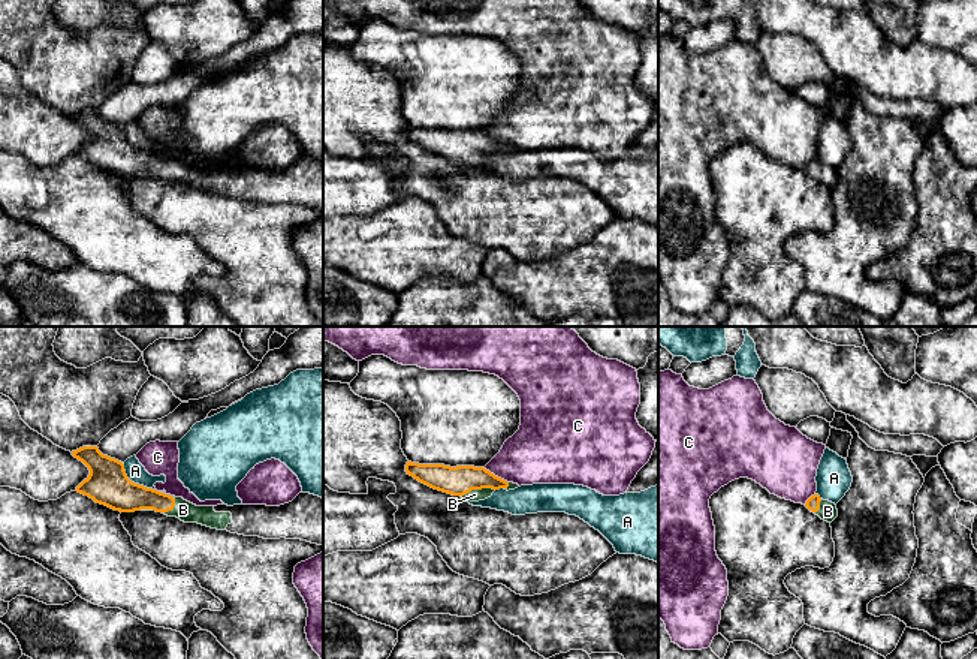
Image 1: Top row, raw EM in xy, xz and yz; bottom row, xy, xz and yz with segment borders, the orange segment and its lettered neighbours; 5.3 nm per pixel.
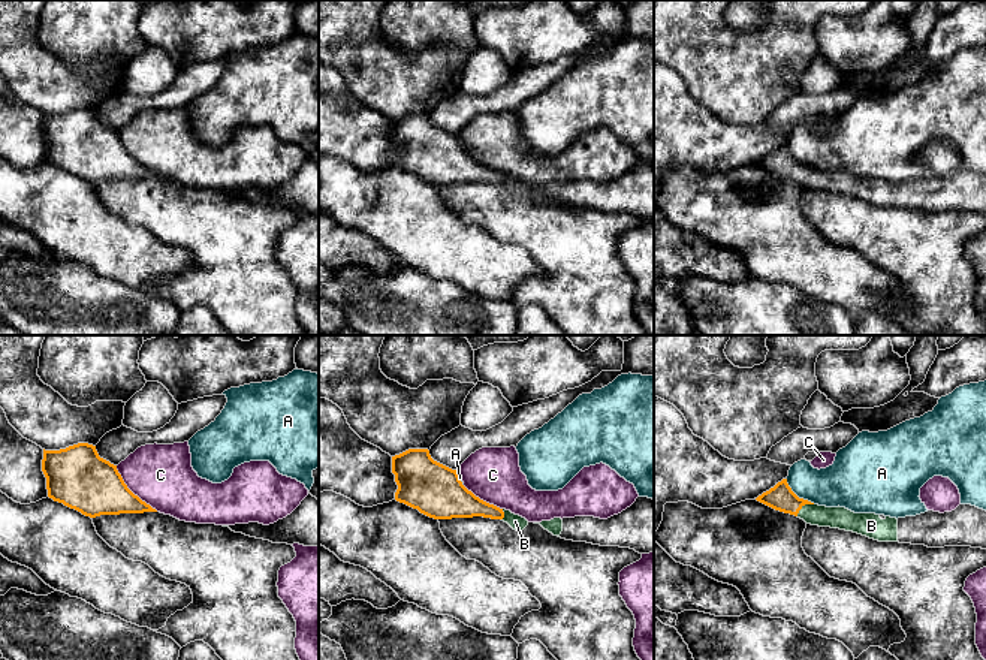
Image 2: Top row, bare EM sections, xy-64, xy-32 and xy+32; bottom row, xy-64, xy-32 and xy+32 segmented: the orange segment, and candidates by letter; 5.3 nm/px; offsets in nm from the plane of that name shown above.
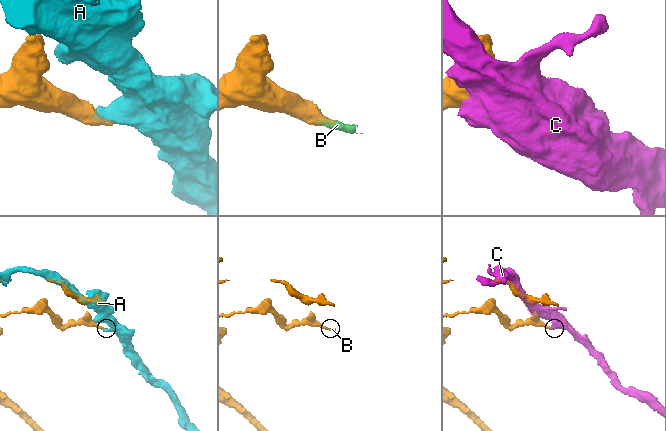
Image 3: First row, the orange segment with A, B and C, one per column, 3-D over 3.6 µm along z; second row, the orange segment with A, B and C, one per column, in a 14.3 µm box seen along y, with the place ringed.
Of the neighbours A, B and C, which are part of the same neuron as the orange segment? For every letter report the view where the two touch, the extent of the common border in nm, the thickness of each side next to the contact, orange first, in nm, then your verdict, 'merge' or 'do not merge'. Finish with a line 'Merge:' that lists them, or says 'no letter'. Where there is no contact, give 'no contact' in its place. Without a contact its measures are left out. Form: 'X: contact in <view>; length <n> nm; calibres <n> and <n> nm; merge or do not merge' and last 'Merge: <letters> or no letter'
A: contact in xy; length 240 nm; calibres 220 and 100 nm; do not merge
B: contact in xz; length 190 nm; calibres 160 and 60 nm; merge
C: contact in xz; length 160 nm; calibres 160 and 320 nm; do not merge
Merge: B

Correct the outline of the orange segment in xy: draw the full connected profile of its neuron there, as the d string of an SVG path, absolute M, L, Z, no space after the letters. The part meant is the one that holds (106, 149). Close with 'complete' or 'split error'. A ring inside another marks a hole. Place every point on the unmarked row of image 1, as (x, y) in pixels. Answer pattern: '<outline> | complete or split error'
M82 111L72 115L72 120L90 135L88 142L75 156L114 175L156 175L184 187L244 201L301 204L323 210L323 163L319 160L299 157L292 166L280 171L196 171L183 162L132 147L124 129L103 120L97 111Z | split error

